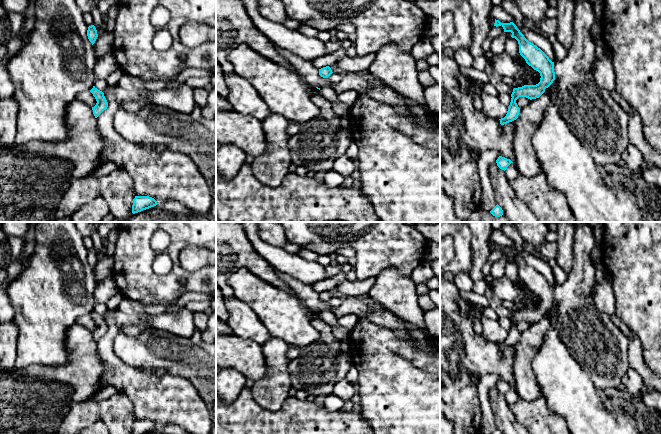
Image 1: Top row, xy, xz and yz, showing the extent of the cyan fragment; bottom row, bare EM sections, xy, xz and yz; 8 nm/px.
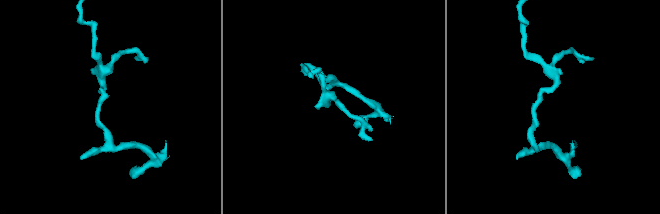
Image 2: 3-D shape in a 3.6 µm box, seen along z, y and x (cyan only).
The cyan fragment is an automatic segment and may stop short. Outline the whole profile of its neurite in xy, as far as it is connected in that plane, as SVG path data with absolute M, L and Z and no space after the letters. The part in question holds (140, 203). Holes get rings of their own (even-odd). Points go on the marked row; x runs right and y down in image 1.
M135 196L133 199L132 213L138 213L157 205L157 201L149 196Z

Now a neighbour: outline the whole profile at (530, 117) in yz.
M544 92L539 98L530 100L525 107L521 108L515 120L512 143L514 163L519 174L528 178L542 173L541 164L532 144L532 136L540 126L550 103L549 93Z

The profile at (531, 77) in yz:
M520 53L514 57L514 59L523 67L524 77L523 78L511 78L511 77L502 77L502 81L512 86L516 80L521 80L524 85L536 85L540 82L540 73L534 70L531 66L529 66L525 59L520 55Z

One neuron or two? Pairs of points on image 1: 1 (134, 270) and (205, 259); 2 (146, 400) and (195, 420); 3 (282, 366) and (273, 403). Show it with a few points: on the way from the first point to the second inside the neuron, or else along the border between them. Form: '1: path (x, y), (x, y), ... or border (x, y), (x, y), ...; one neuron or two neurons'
1: border (179, 252), (179, 264), (186, 270), (203, 267); two neurons
2: path (158, 400), (174, 400), (183, 408); one neuron
3: path (277, 375), (273, 394); one neuron

